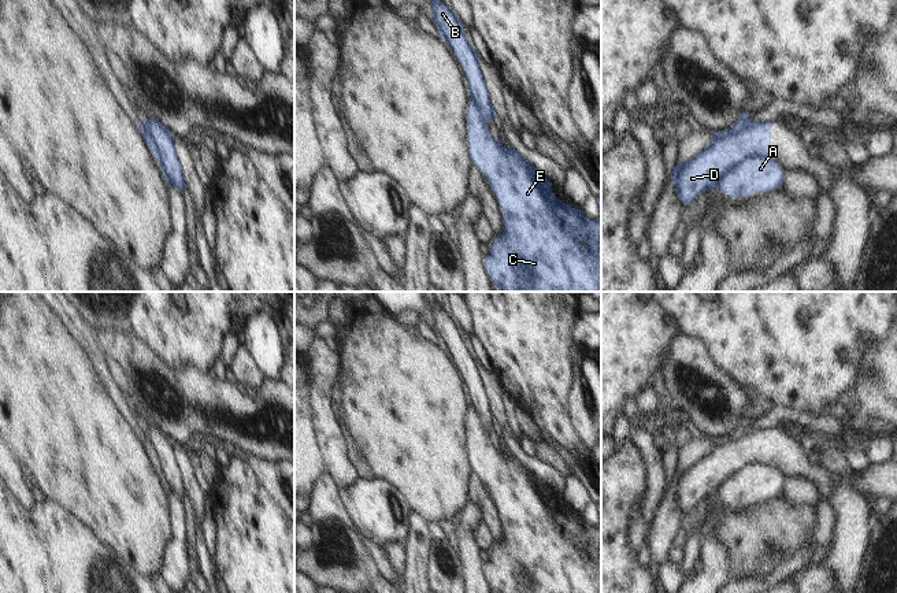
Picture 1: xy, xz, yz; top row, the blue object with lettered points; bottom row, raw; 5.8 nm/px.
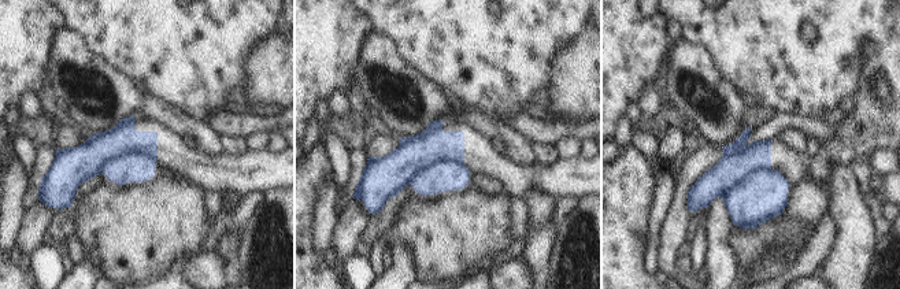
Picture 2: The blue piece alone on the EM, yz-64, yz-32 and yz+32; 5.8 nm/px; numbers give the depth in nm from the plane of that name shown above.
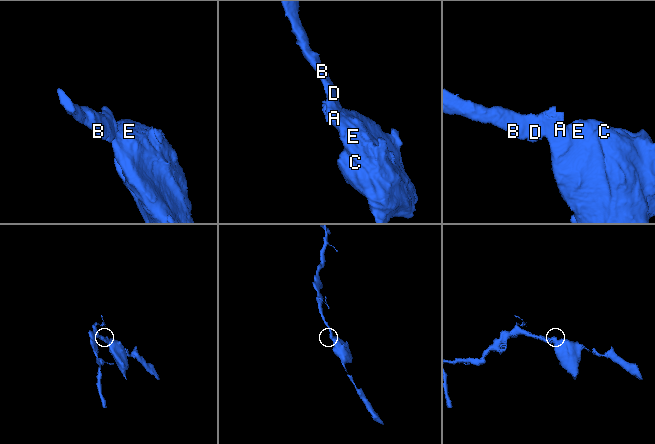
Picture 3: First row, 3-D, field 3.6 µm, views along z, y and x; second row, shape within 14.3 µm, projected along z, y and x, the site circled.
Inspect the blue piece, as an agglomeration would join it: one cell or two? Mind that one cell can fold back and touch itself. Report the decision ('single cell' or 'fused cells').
fused cells

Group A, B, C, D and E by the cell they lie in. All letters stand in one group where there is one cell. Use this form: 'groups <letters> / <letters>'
groups A C E / B D

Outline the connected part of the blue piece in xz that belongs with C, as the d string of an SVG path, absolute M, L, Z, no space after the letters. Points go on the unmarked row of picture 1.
M472 407L467 419L468 452L475 474L488 485L498 505L504 523L504 540L490 552L490 562L485 563L485 572L493 590L498 593L601 593L601 505L597 505L600 525L590 527L581 515L563 511L552 499L548 488L529 467L512 453L504 455L494 446L478 408Z

